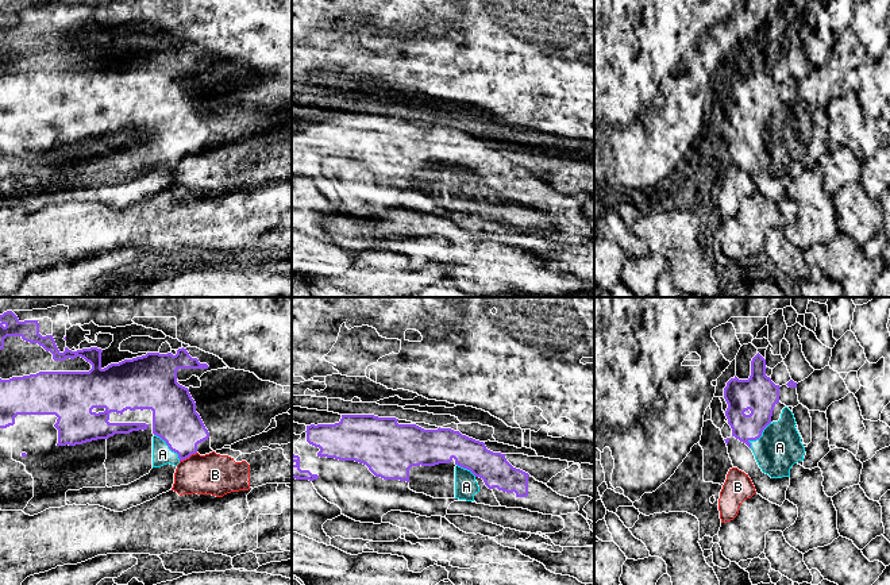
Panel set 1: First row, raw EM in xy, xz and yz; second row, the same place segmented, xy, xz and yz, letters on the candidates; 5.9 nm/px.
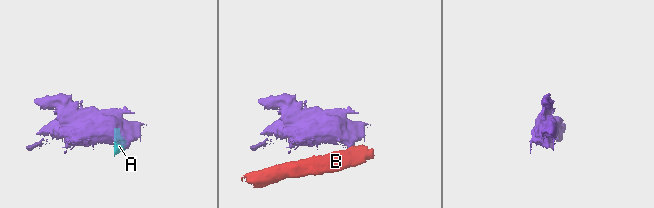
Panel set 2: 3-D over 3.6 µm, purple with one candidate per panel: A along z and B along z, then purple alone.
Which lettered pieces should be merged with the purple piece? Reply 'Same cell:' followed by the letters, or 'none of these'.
Same cell: A

